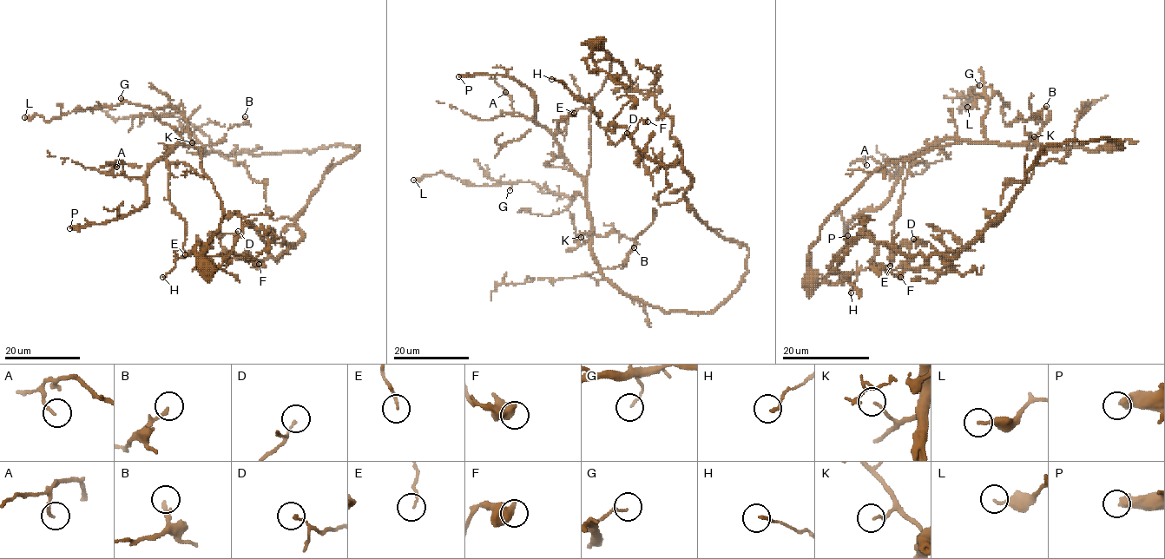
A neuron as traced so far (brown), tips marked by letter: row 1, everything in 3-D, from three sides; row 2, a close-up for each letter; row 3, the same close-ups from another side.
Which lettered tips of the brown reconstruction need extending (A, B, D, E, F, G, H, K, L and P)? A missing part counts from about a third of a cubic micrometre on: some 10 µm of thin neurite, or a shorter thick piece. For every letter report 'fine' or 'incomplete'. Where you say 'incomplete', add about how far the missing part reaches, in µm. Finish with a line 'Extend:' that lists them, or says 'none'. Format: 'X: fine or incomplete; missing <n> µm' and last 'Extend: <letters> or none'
A: fine
B: fine
D: fine
E: fine
F: fine
G: fine
H: fine
K: fine
L: fine
P: incomplete; missing 60 µm
Extend: P

